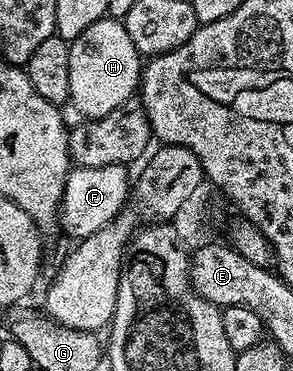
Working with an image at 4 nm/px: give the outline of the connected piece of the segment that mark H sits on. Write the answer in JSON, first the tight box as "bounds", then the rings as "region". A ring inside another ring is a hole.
{"bounds":[69,17,143,119],"region":[[[104,17],[69,43],[69,105],[83,119],[96,119],[120,108],[137,93],[143,63],[124,23],[117,17]]]}

